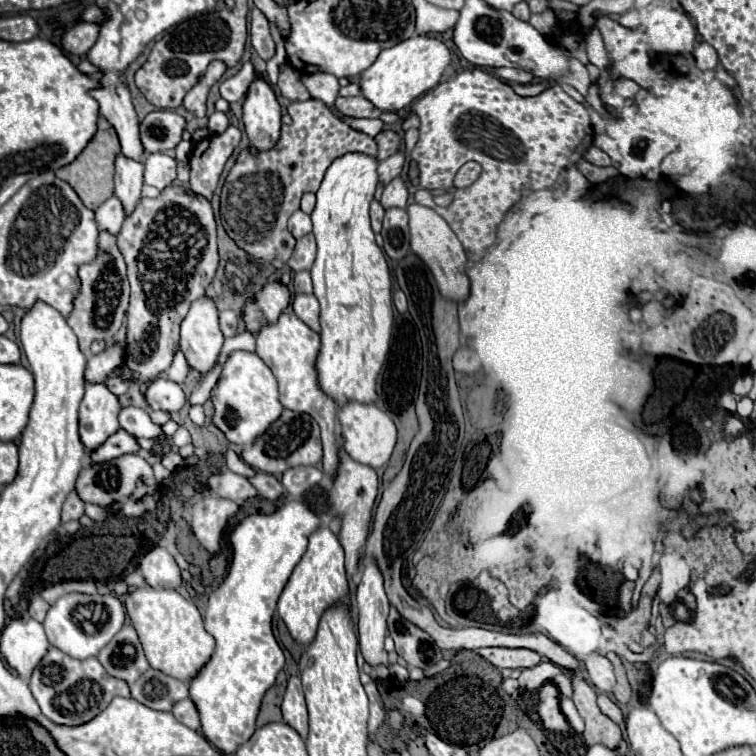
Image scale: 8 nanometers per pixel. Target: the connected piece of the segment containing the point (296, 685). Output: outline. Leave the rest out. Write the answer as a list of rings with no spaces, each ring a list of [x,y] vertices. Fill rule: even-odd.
[[[289,677],[281,711],[283,711],[283,719],[305,739],[309,733],[309,717],[307,717],[307,703],[299,677]]]

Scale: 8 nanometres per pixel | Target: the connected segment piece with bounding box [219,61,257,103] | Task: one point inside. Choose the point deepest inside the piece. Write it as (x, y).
(233, 88)

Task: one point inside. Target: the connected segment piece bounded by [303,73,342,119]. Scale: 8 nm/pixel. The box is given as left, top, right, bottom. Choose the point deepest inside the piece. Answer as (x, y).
(323, 86)

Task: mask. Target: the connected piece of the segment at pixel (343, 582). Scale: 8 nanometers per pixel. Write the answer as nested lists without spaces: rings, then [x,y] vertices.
[[[317,529],[309,537],[309,547],[297,567],[293,569],[293,575],[289,577],[279,603],[277,613],[285,621],[289,633],[297,643],[309,645],[315,639],[317,623],[323,615],[323,611],[339,601],[349,601],[349,587],[347,587],[347,573],[345,573],[345,553],[337,539],[337,535],[329,529]]]

